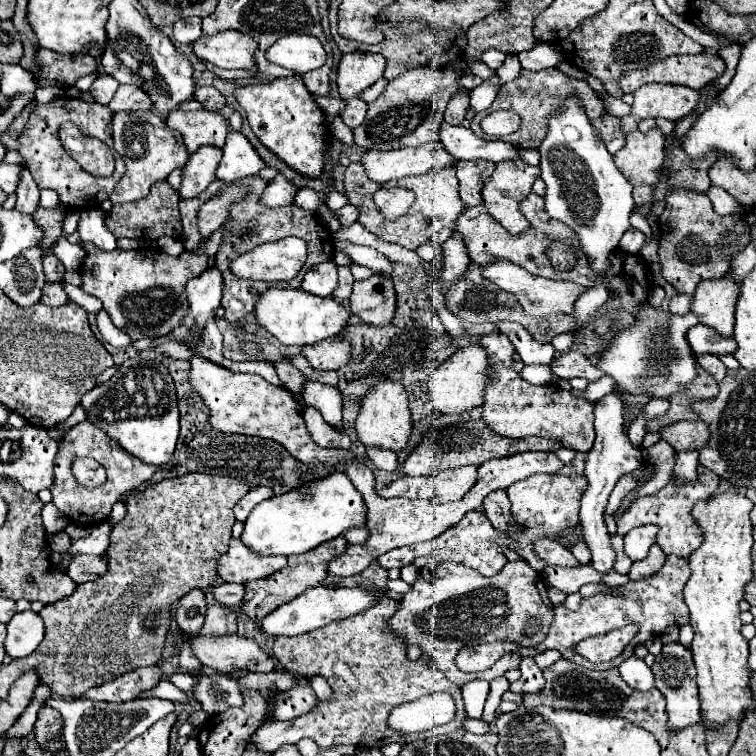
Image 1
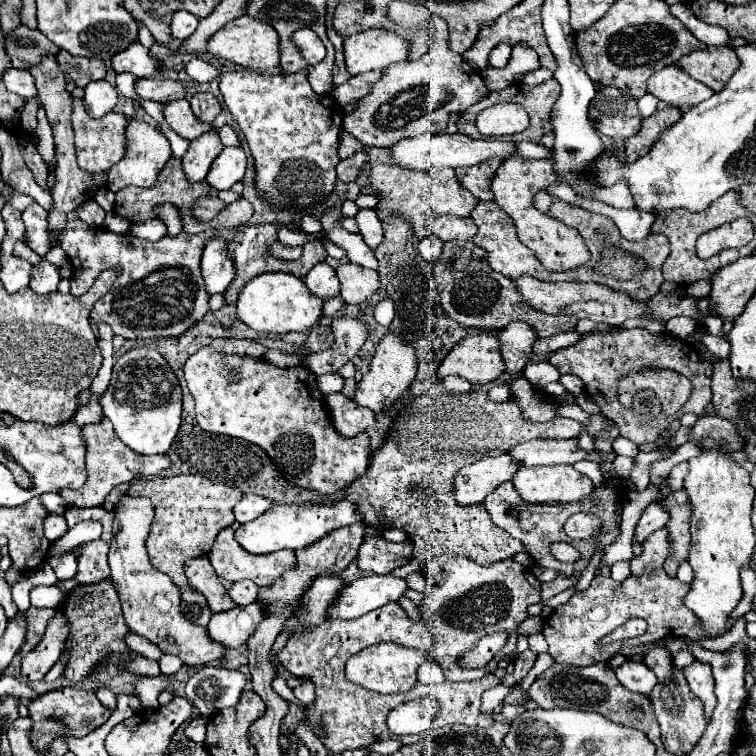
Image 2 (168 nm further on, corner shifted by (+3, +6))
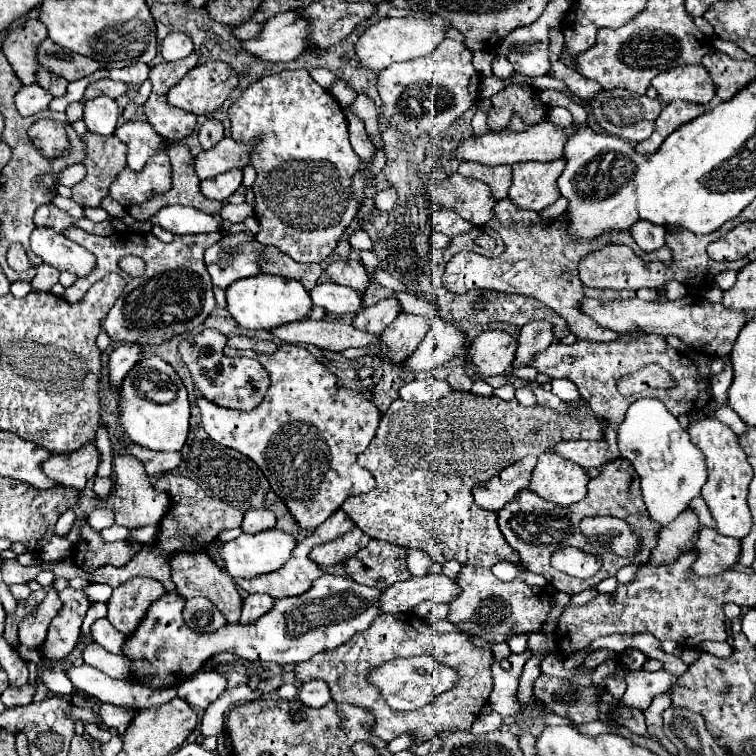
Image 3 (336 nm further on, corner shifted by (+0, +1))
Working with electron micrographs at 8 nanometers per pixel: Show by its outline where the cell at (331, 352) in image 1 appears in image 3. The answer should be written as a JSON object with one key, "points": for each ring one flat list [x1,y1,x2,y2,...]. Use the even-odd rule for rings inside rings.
{"points":[[396,296,382,298,374,306,366,308,362,314,354,316,352,326,358,330,368,330,370,334,380,334,398,314,402,312,402,306]]}

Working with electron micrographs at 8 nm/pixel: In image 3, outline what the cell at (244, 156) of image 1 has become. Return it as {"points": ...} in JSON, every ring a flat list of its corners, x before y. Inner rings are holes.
{"points":[[230,170,230,172,224,172,224,174,216,176,216,178,202,180,200,192,210,200,224,202,228,196,232,196,236,192,236,188,240,184,242,184,242,170]]}

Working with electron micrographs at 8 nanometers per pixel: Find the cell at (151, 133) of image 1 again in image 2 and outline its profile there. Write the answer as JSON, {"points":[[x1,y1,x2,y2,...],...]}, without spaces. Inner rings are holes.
{"points":[[127,117,127,129,125,129,125,141,127,141,127,149,125,149,125,157,115,163,107,177,107,187,117,193,121,191,123,187,129,187,129,185,135,185,135,187,153,187,153,183,157,181,157,175,161,173,161,169,165,167,165,163,169,161,171,157,171,145,169,145,169,139,153,125,137,119,137,117]]}

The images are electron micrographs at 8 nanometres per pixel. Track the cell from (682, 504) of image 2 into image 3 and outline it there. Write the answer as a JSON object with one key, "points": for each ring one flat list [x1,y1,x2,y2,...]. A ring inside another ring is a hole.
{"points":[[700,526,698,542,694,550,698,552,698,560,692,566,692,572,698,576,718,576,738,564,738,556,742,550,742,542,738,538,728,538,716,534,716,530]]}

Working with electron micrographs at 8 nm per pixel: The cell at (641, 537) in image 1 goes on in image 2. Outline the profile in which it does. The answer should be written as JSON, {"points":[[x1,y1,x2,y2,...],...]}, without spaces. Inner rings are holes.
{"points":[[663,487,663,489,661,489,661,497,659,497,655,503,651,503,651,505,643,511,643,515,641,515,641,519,639,519,637,527,635,527,635,533,633,533,633,543,635,543,635,545,641,545,653,531,665,527,665,523,669,521,667,511,663,511,663,507,659,505,659,501,661,501,663,497,667,497,667,495,669,495,669,491]]}

